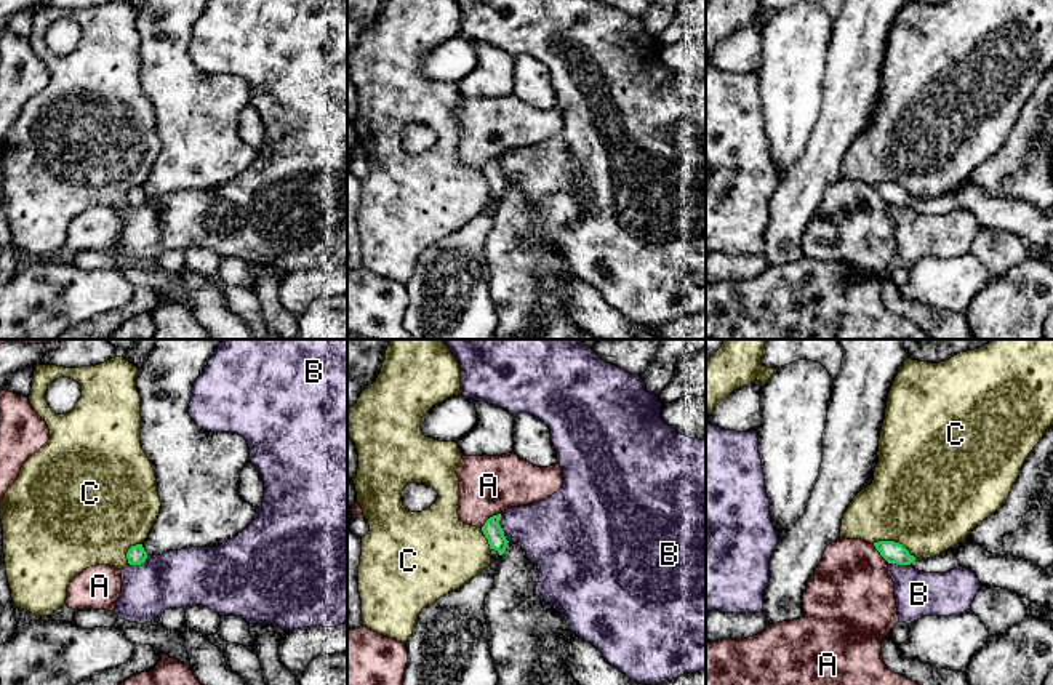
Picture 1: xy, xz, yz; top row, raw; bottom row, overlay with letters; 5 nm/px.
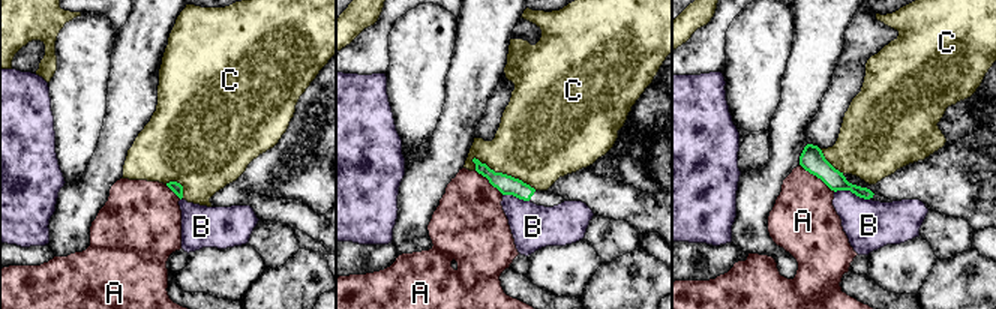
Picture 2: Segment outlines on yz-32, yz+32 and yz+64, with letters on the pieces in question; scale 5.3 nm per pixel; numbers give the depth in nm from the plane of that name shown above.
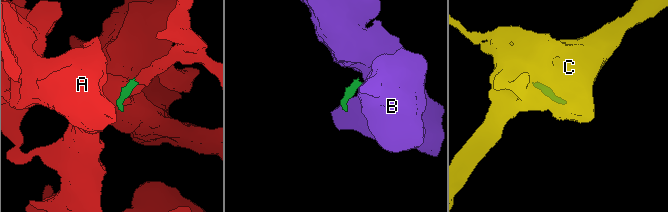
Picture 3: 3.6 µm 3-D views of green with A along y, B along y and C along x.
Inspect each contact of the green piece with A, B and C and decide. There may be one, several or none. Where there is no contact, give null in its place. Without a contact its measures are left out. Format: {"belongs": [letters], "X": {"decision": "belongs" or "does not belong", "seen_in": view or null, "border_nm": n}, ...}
{"belongs": [], "A": {"decision": "does not belong", "seen_in": "xz", "border_nm": 130}, "B": {"decision": "does not belong", "seen_in": "xz", "border_nm": 150}, "C": {"decision": "does not belong", "seen_in": "yz", "border_nm": 240}}

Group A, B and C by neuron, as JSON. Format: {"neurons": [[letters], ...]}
{"neurons": [["A"], ["B"], ["C"]]}

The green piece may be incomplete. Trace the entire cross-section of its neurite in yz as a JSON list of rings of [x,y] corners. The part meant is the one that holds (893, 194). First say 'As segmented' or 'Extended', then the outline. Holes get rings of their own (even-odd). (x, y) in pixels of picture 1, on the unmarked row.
Extended. [[[879,182],[874,187],[888,205],[911,206],[925,214],[946,214],[962,208],[954,194],[943,194],[930,200],[915,200],[903,186],[895,182]]]

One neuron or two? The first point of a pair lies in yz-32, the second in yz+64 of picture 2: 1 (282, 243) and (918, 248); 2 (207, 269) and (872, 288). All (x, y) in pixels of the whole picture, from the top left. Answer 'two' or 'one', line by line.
1: two
2: two

